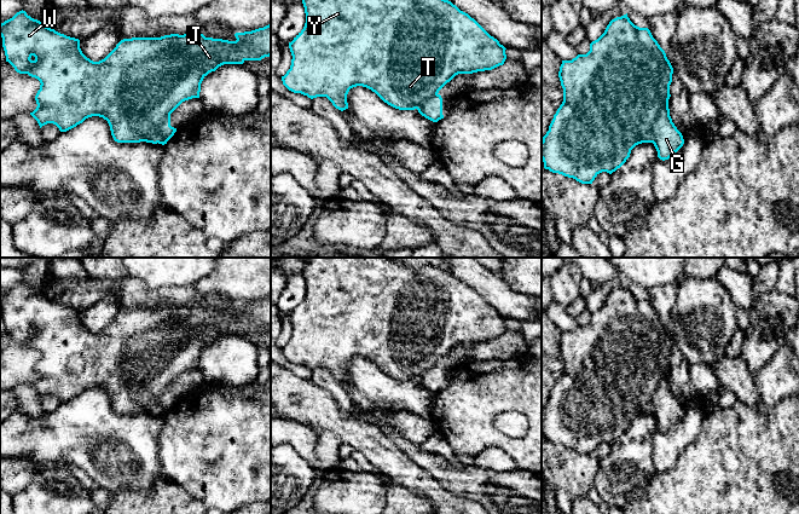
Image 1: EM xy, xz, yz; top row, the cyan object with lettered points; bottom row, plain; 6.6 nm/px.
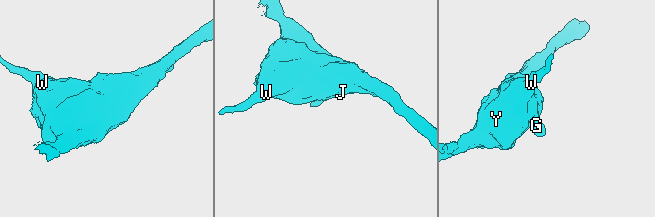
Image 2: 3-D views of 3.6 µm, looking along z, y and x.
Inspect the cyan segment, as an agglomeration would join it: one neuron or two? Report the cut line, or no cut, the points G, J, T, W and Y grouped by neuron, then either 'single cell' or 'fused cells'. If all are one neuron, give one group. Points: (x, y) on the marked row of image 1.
cut in yz along (667, 99), (653, 125), (652, 142); G / J T W Y; fused cells

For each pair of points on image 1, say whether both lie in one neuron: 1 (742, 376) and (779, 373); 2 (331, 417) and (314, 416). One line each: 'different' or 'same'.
1: different
2: same

